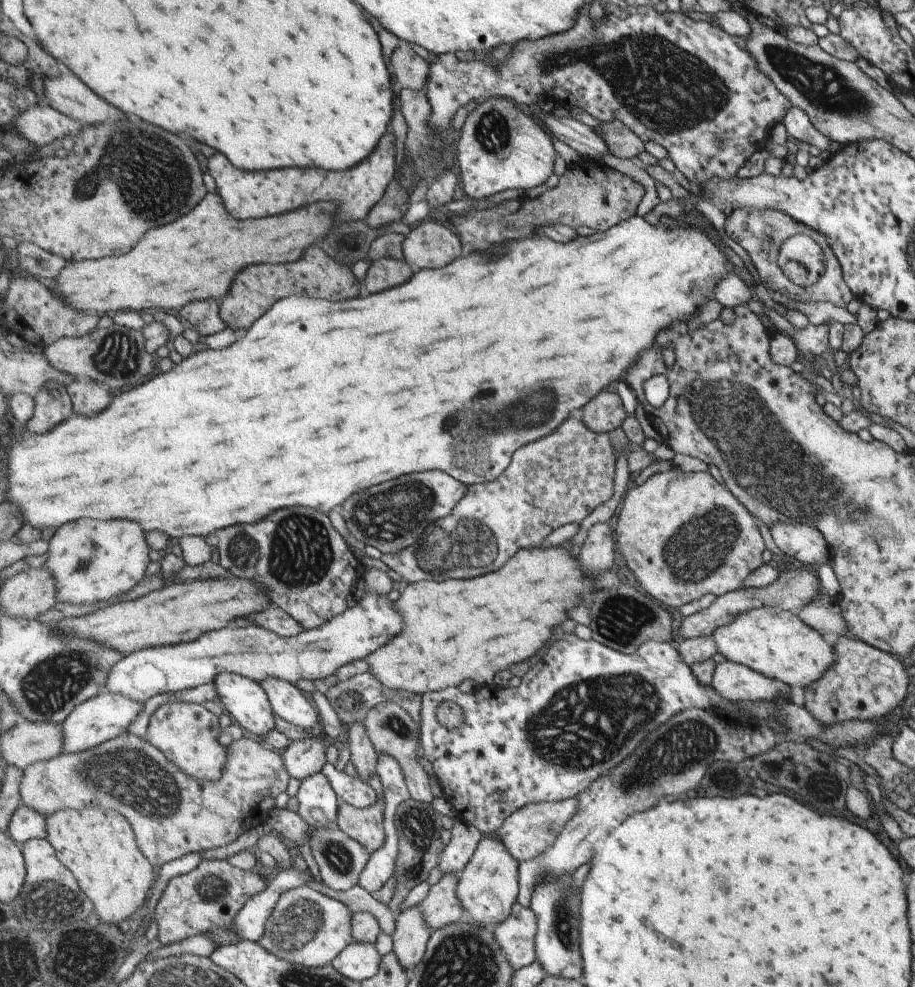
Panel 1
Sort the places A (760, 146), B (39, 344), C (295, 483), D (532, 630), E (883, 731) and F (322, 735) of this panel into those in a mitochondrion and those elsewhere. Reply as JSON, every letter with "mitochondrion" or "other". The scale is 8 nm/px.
{"A":"other","B":"other","C":"other","D":"other","E":"other","F":"other"}

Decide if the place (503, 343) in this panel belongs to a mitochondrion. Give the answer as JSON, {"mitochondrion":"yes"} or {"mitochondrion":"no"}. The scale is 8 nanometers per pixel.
{"mitochondrion":"no"}

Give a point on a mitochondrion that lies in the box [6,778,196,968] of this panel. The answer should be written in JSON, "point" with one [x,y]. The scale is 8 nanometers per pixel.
{"point":[48,897]}

